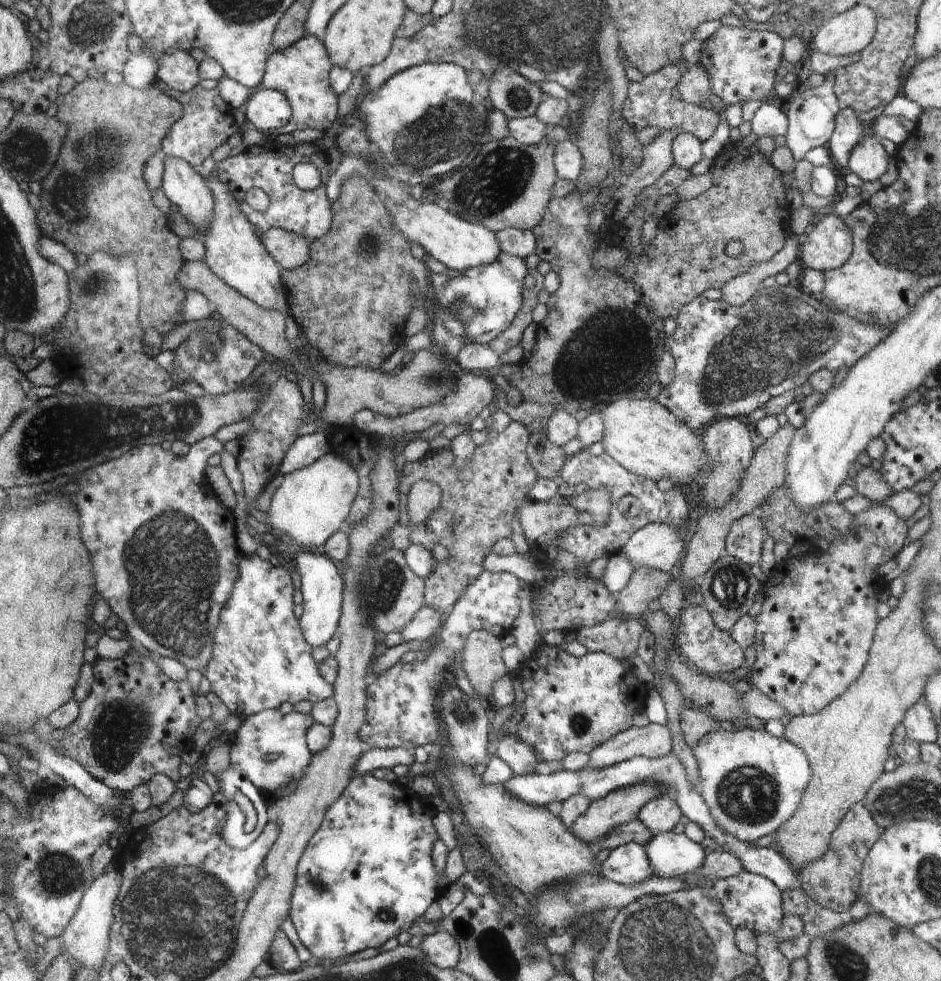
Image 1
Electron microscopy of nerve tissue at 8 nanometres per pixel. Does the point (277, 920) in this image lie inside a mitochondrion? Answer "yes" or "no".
no

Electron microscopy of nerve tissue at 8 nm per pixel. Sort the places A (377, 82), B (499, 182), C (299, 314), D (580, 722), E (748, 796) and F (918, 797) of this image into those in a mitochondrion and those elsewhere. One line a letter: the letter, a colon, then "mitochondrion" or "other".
A: other
B: mitochondrion
C: other
D: mitochondrion
E: mitochondrion
F: mitochondrion

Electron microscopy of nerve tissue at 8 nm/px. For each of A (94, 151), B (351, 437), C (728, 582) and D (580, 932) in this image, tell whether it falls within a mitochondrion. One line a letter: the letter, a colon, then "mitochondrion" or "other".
A: mitochondrion
B: other
C: mitochondrion
D: other

